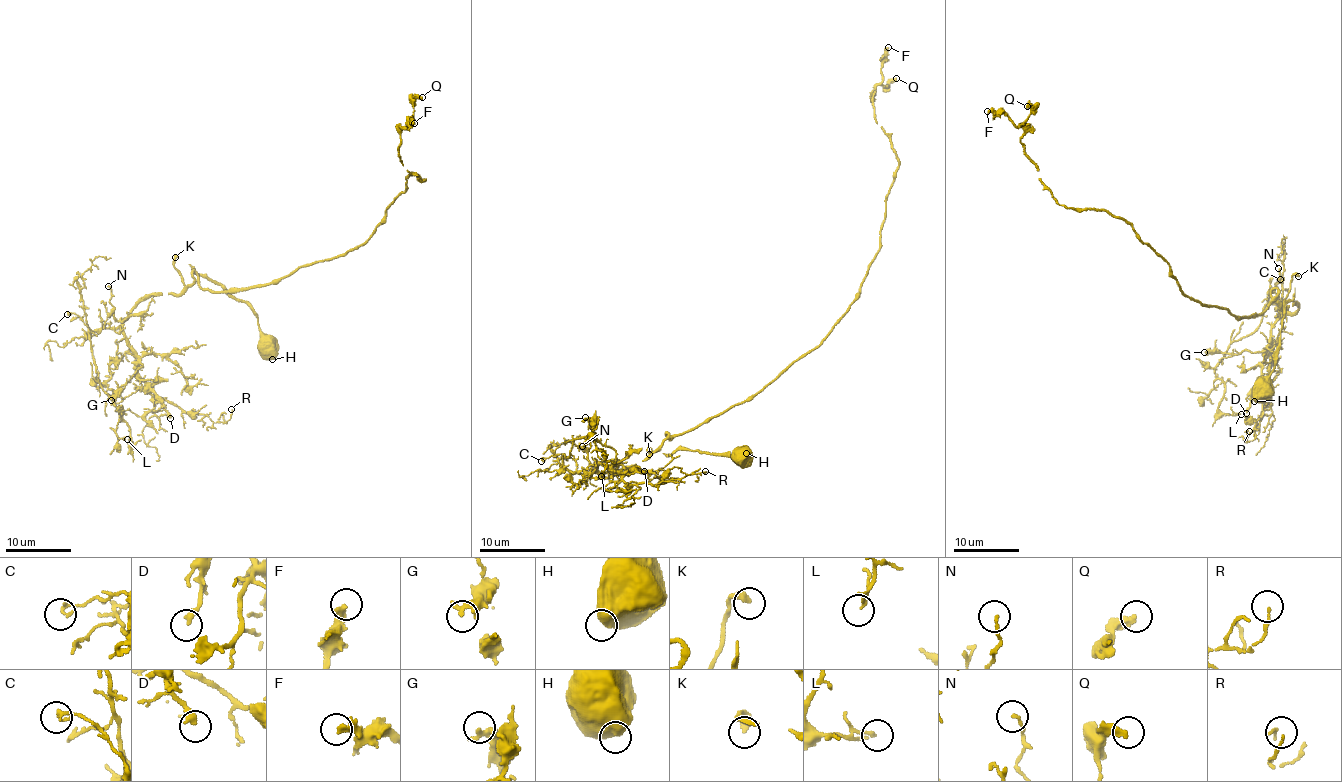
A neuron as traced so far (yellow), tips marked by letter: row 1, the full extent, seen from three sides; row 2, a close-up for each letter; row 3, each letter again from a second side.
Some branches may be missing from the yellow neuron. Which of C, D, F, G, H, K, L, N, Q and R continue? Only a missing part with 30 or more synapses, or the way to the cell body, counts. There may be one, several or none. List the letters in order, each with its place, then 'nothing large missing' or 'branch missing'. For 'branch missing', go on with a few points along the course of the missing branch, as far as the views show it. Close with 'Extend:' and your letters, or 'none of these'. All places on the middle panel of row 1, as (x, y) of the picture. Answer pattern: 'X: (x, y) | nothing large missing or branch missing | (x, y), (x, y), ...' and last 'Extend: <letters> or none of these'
C: (541, 461) | nothing large missing
D: (644, 471) | nothing large missing
F: (888, 47) | nothing large missing
G: (585, 417) | nothing large missing
H: (746, 453) | nothing large missing
K: (649, 454) | nothing large missing
L: (601, 476) | nothing large missing
N: (582, 446) | nothing large missing
Q: (896, 78) | nothing large missing
R: (705, 471) | nothing large missing
Extend: none of these

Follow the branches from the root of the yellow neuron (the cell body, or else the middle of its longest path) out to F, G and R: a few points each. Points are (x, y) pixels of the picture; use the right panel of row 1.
F: (1226, 309), (1185, 294), (1168, 262), (1127, 223), (1107, 211), (1060, 204), (1025, 153), (1023, 128), (987, 111)
G: (1226, 309), (1241, 318), (1262, 313), (1272, 300), (1298, 307), (1278, 319), (1264, 351), (1204, 352)
R: (1226, 309), (1241, 318), (1262, 313), (1272, 300), (1298, 307), (1272, 330), (1262, 415), (1246, 440), (1249, 431)

